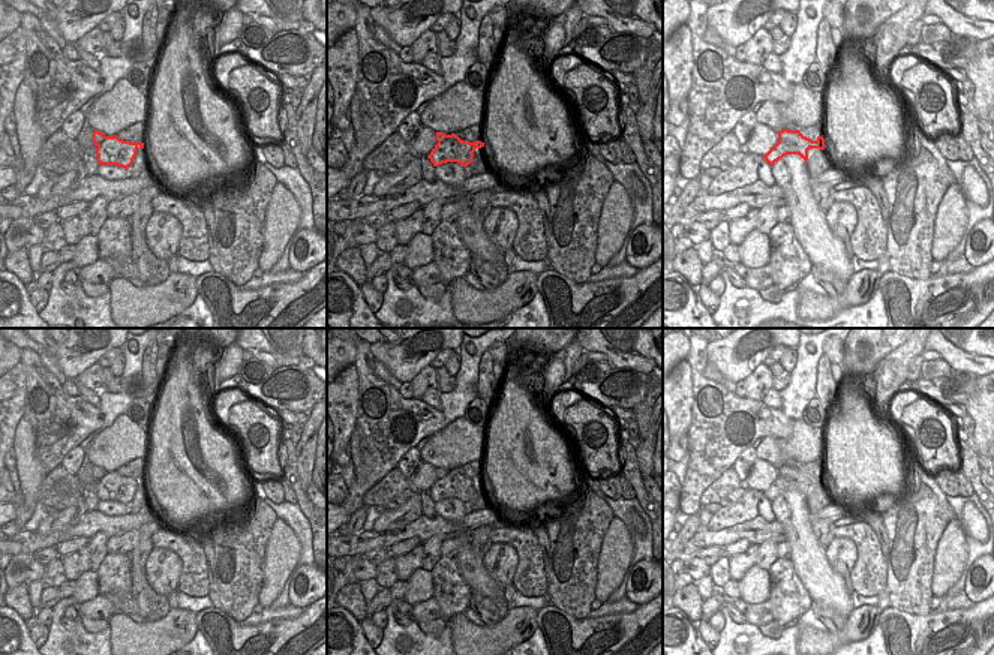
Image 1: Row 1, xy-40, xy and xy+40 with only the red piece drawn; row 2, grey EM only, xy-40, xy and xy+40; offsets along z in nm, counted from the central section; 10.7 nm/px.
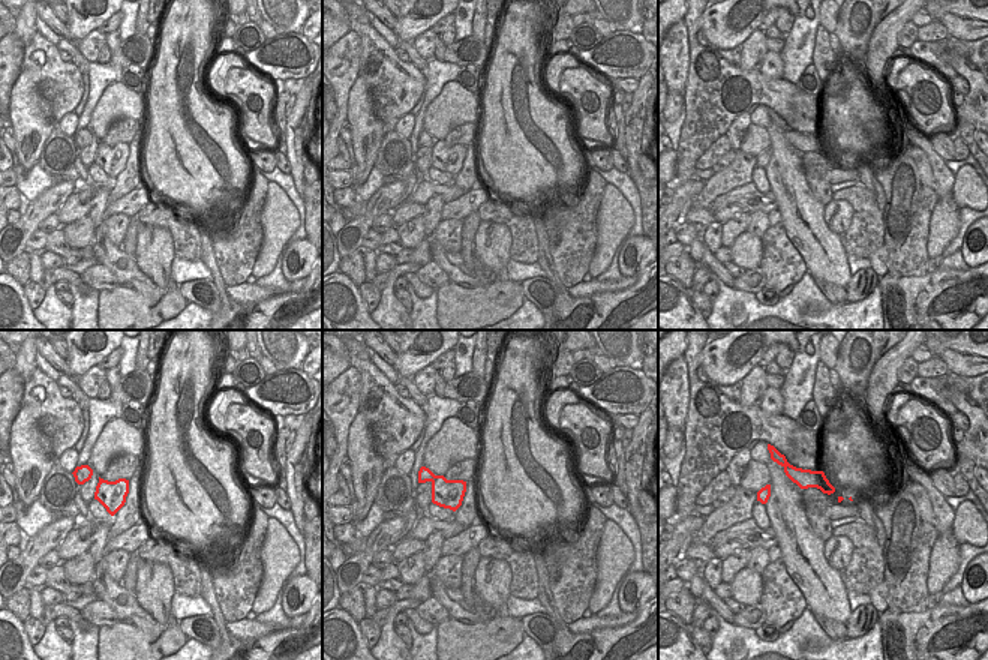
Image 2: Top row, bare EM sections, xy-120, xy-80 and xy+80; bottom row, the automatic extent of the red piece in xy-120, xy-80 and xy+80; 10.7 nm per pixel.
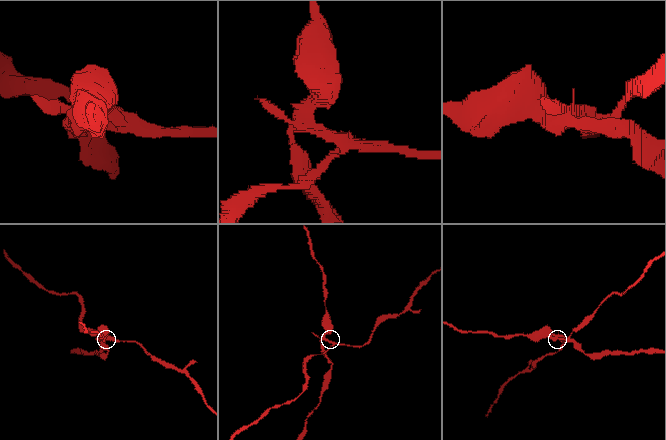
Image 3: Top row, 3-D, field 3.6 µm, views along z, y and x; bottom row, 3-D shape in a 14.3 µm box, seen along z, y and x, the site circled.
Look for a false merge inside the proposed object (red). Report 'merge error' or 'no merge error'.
merge error

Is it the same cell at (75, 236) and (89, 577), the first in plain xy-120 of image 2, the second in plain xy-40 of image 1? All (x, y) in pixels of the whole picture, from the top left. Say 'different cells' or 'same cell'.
different cells

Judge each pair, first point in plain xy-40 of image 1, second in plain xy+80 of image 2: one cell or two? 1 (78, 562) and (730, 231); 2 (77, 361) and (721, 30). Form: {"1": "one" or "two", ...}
{"1": "one", "2": "one"}

